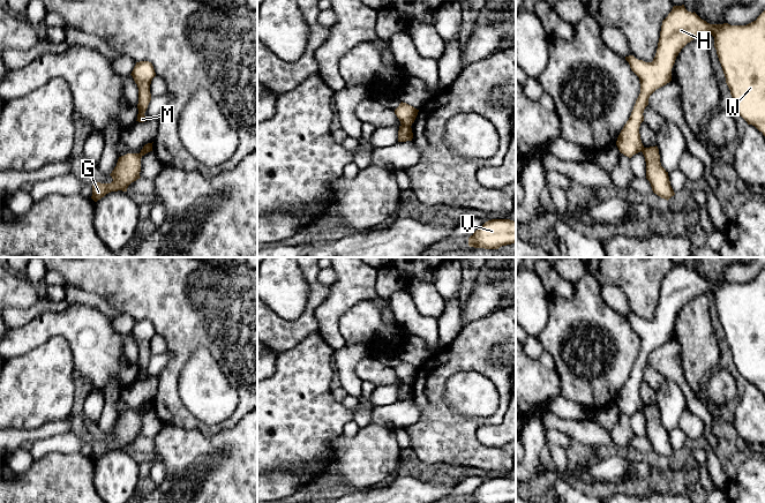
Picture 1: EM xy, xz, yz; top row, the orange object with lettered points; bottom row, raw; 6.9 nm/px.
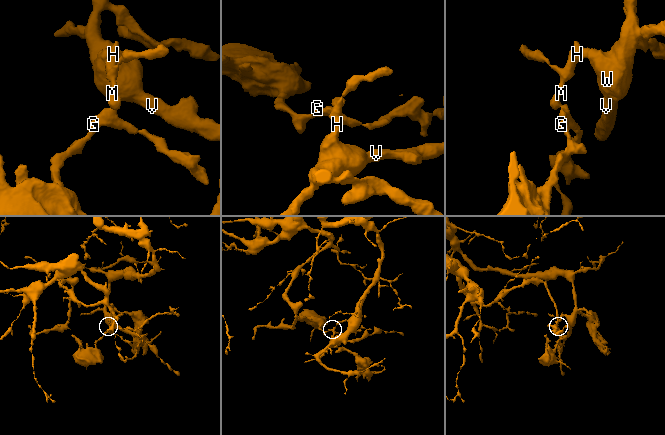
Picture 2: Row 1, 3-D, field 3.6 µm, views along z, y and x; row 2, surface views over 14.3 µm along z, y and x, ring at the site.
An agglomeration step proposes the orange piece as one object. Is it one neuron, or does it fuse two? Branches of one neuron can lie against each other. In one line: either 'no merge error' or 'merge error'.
merge error

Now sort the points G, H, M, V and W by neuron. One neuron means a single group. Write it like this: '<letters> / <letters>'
G / H M V W

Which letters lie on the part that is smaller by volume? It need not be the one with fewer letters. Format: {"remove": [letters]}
{"remove": ["G"]}

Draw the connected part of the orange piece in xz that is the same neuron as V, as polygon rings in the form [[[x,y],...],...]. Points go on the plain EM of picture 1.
[[[510,478],[488,479],[468,496],[468,503],[511,502],[516,502],[516,480]]]

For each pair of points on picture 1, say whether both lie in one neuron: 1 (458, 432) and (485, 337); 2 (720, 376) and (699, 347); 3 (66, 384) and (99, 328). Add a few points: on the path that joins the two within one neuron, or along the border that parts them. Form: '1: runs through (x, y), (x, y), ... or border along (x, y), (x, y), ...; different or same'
1: runs through (437, 407), (437, 381), (460, 358); same
2: border along (718, 366), (705, 380), (703, 392); different
3: border along (68, 344), (75, 372); different

